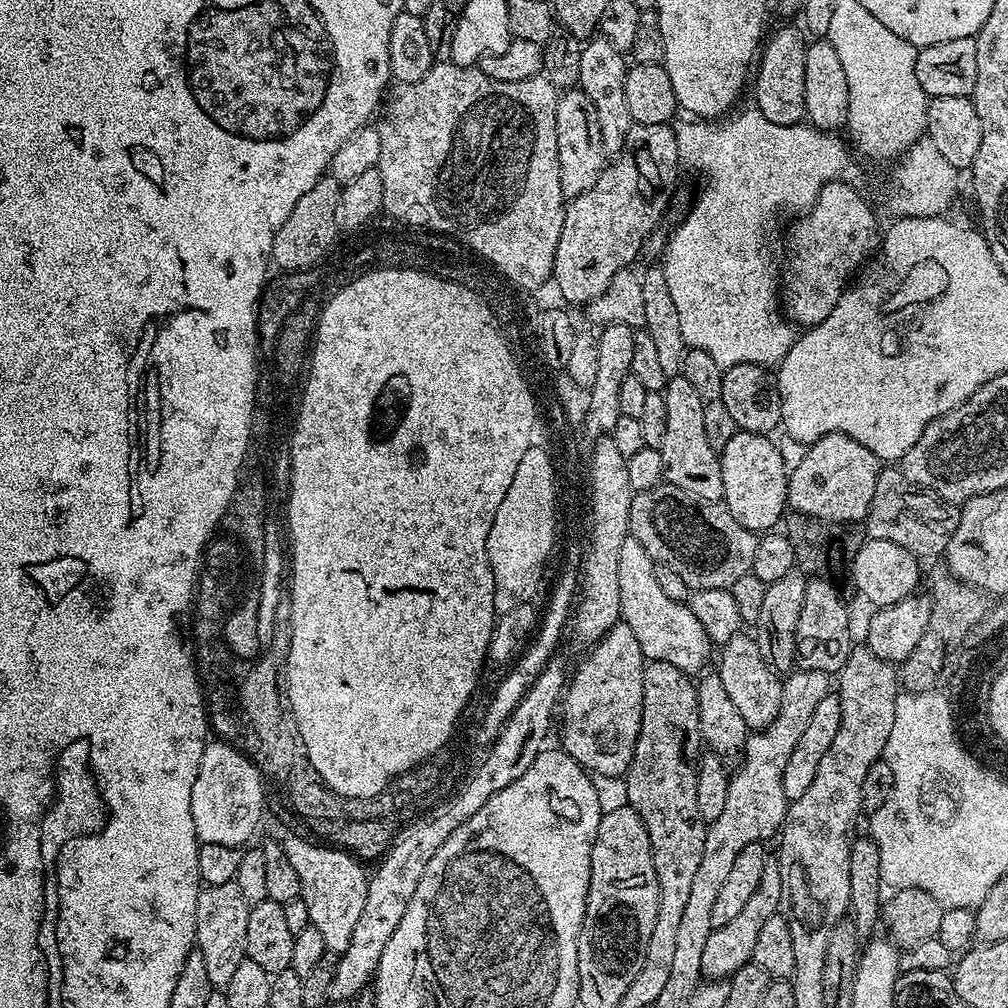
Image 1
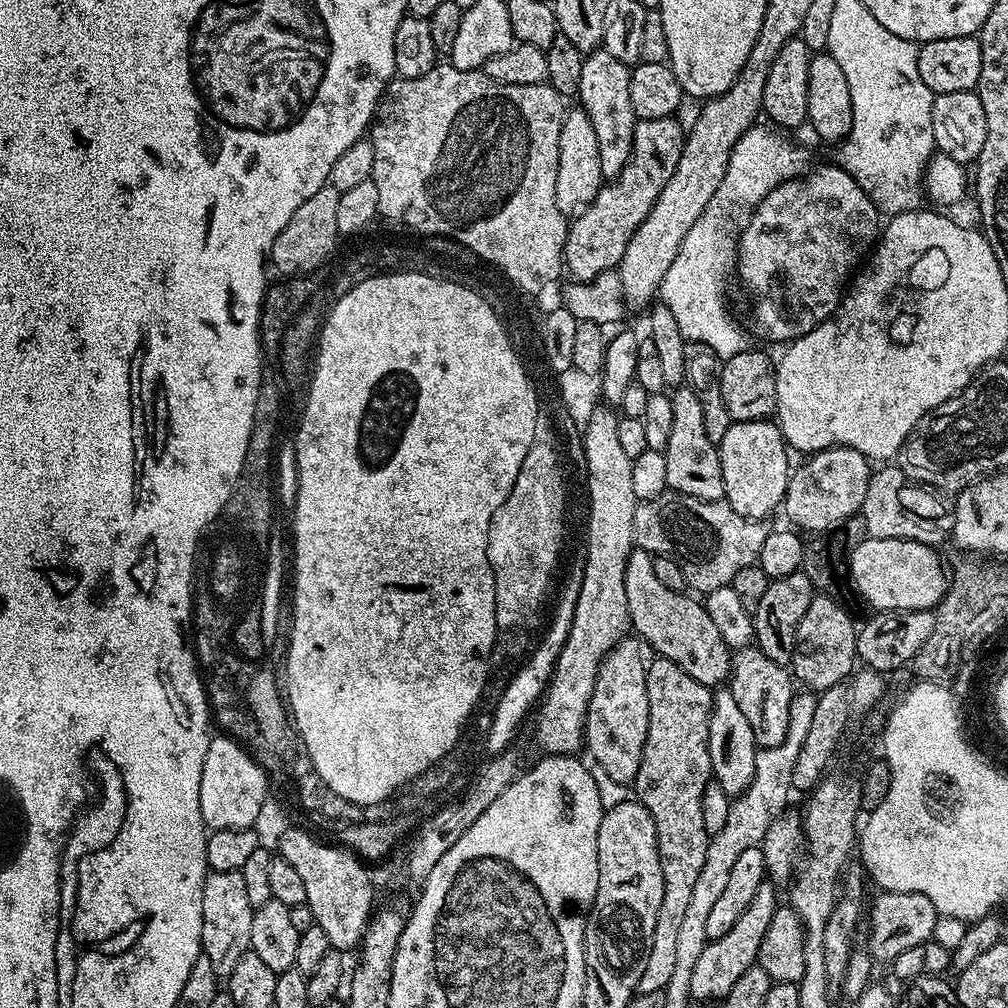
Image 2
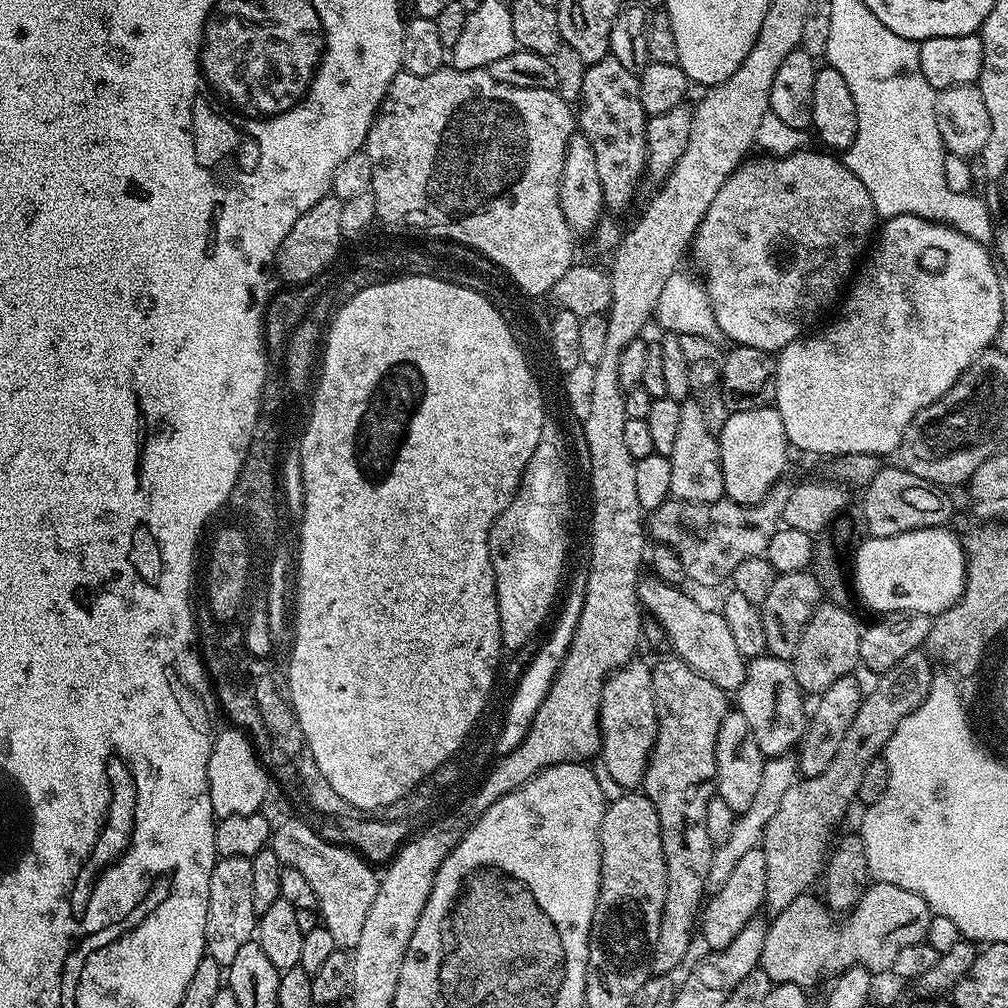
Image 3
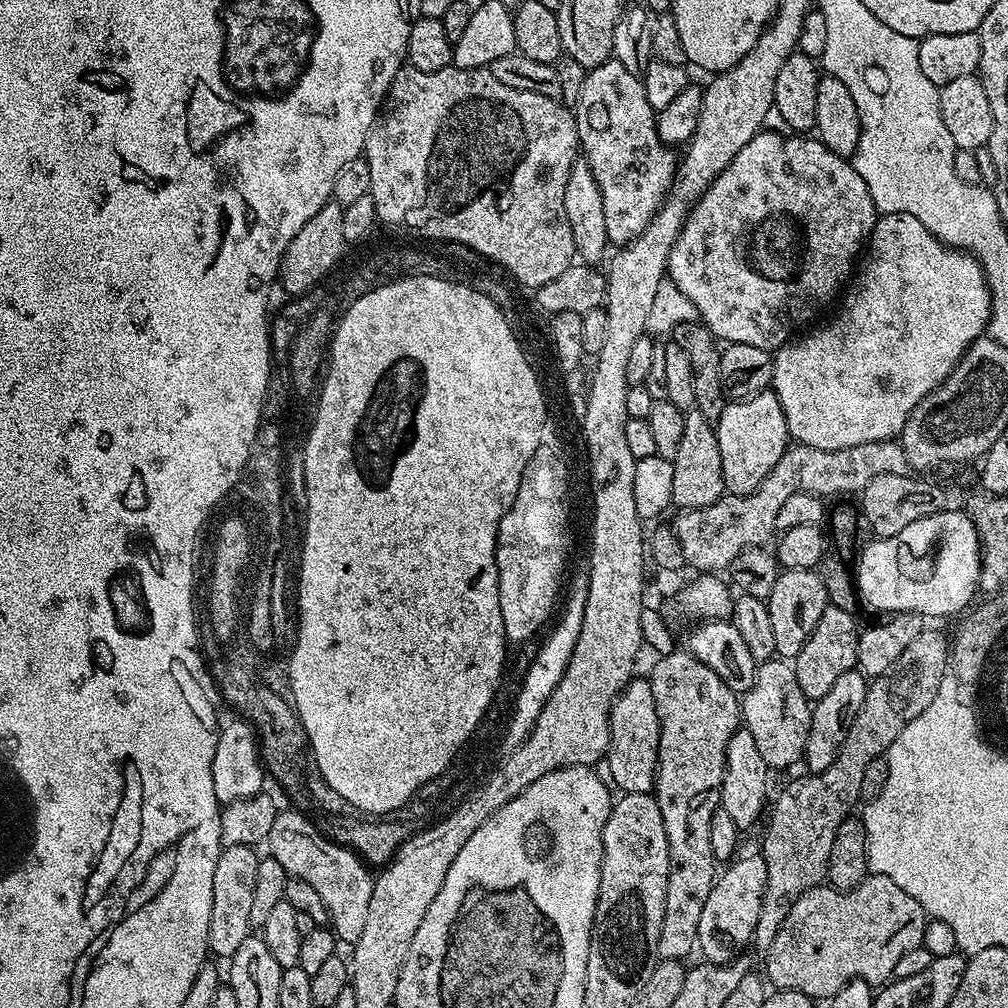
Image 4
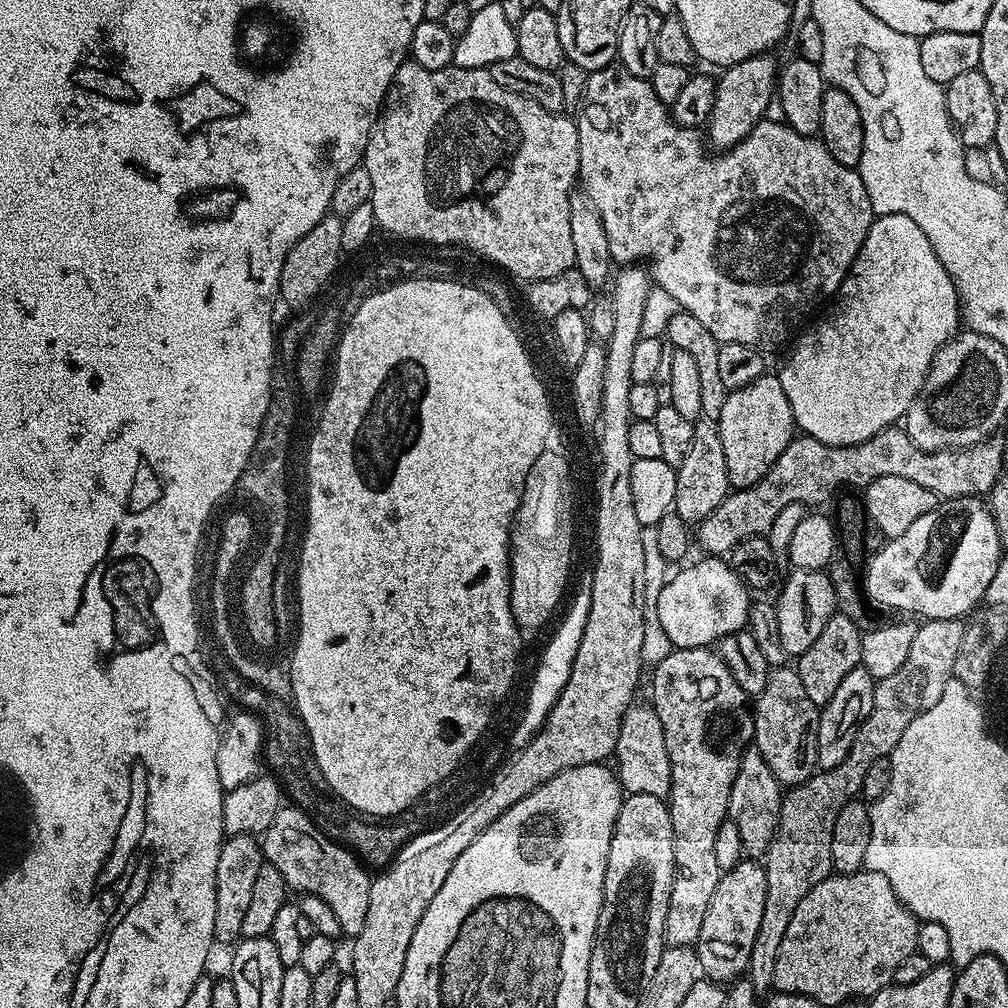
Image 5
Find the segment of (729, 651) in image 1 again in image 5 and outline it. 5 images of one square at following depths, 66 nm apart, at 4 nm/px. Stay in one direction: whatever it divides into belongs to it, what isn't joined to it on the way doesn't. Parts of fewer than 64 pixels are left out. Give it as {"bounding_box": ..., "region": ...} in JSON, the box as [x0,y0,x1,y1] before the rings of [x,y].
{"bounding_box":[754,667,820,786],"region":[[[773,667],[766,686],[754,700],[754,747],[766,758],[766,766],[770,766],[781,786],[805,784],[817,771],[816,727],[819,721],[820,708],[810,702],[795,667]]]}

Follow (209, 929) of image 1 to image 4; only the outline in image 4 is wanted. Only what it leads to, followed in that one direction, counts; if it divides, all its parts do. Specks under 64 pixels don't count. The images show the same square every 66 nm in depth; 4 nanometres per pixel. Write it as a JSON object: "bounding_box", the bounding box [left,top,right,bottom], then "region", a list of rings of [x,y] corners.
{"bounding_box":[208,846,261,958],"region":[[[253,846],[221,847],[218,866],[214,866],[214,906],[210,906],[208,946],[211,955],[230,958],[253,931],[250,909],[254,899],[254,878],[261,857]]]}

